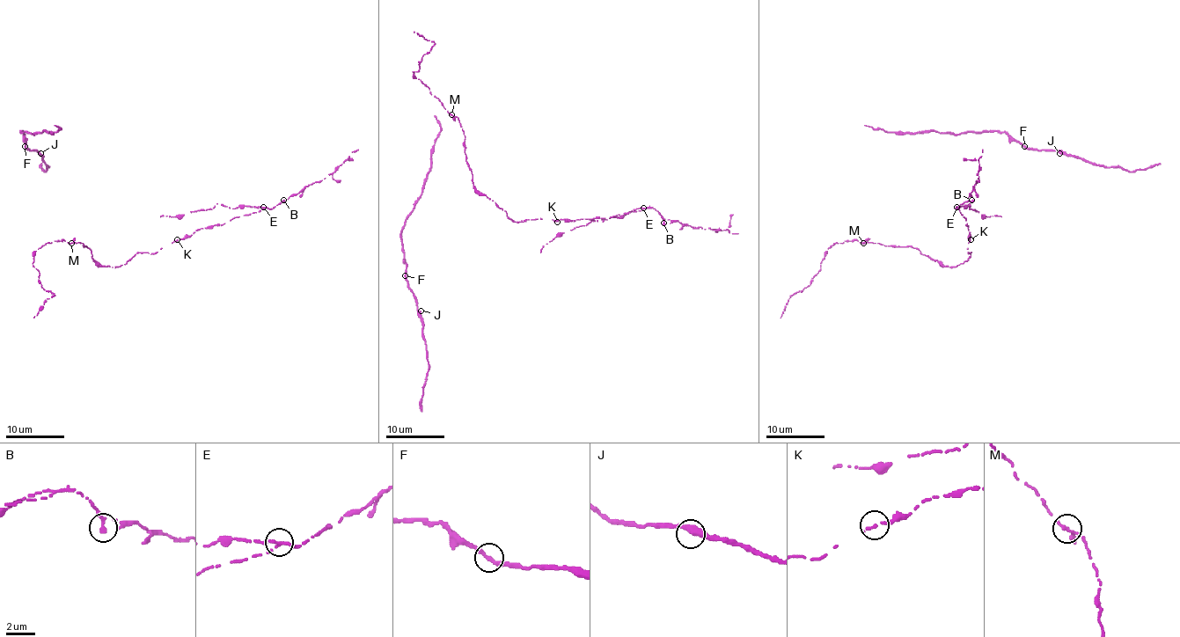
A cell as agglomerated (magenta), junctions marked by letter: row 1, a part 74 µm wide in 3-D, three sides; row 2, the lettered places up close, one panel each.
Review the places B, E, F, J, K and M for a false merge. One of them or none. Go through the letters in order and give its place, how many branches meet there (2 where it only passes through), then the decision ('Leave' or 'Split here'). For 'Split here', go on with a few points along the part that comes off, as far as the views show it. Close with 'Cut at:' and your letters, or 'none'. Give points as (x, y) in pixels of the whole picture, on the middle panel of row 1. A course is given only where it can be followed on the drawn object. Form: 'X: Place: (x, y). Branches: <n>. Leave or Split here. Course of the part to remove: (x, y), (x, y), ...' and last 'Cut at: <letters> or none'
B: Place: (663, 223). Branches: 2. Leave
E: Place: (643, 208). Branches: 2. Split here. Course of the part to remove: (643, 208), (558, 233), (540, 252)
F: Place: (405, 275). Branches: 2. Leave
J: Place: (421, 311). Branches: 2. Leave
K: Place: (557, 222). Branches: 1. Leave
M: Place: (451, 114). Branches: 2. Leave
Cut at: E

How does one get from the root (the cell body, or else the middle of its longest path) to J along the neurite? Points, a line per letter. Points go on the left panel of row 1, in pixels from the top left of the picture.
J: (25, 148), (40, 153)

